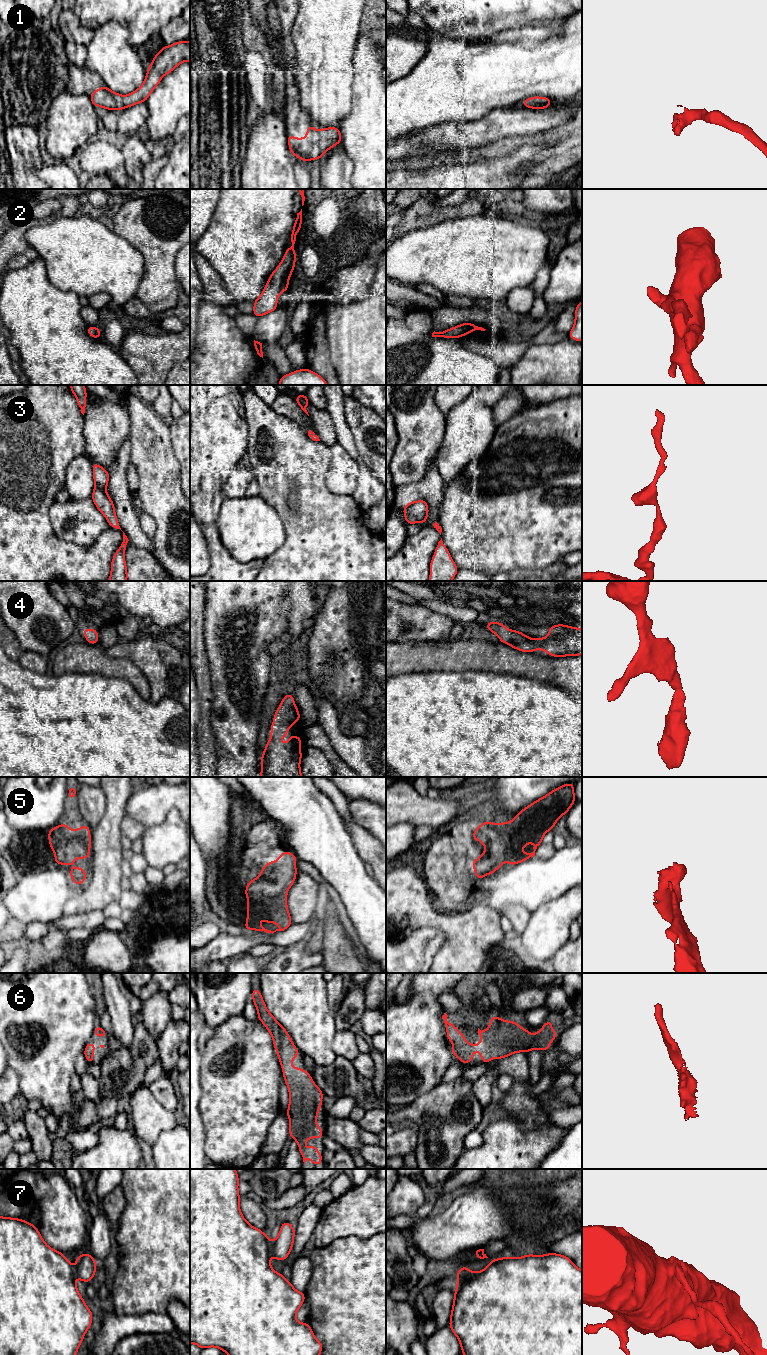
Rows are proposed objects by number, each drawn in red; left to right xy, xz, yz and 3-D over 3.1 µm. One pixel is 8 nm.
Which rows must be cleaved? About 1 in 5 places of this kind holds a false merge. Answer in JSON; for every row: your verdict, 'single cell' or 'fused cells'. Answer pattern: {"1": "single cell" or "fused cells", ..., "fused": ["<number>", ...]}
{"1": "single cell", "2": "single cell", "3": "single cell", "4": "single cell", "5": "single cell", "6": "single cell", "7": "fused cells", "fused": ["7"]}

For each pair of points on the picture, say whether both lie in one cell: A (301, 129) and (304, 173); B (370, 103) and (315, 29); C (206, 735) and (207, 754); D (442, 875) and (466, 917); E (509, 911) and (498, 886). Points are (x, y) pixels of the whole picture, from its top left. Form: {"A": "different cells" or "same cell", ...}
{"A": "different cells", "B": "different cells", "C": "same cell", "D": "different cells", "E": "different cells"}

